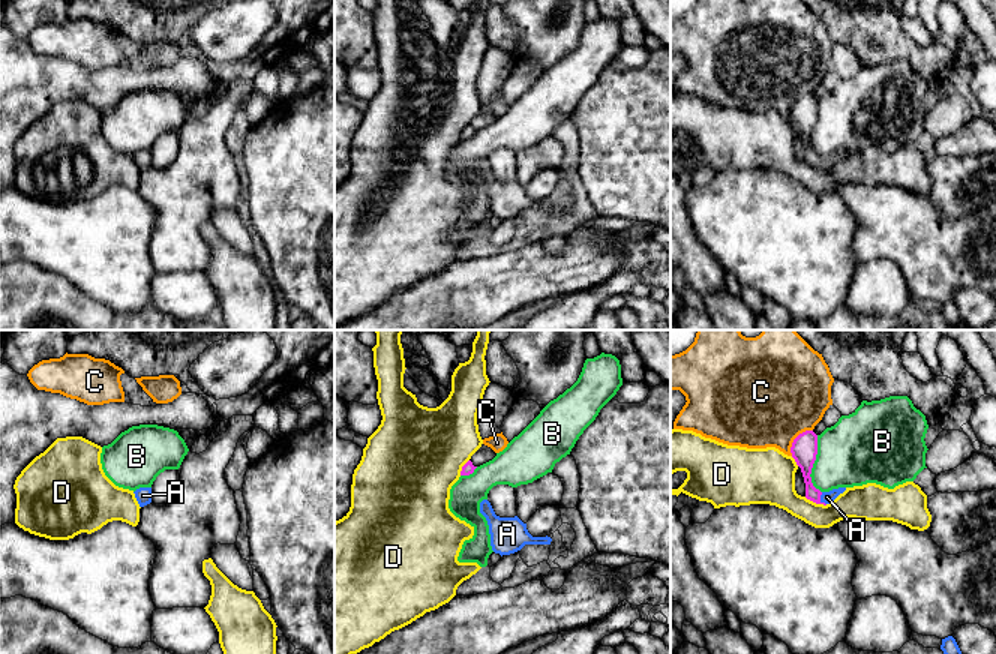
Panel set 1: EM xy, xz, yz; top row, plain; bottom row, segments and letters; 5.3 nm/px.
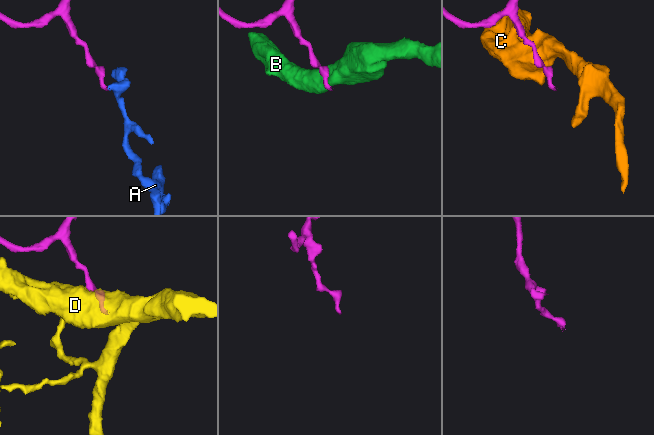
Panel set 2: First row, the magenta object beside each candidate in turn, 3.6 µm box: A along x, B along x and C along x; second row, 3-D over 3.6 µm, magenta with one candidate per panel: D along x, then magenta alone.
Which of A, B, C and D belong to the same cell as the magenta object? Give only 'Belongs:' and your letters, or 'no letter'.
Belongs: A

